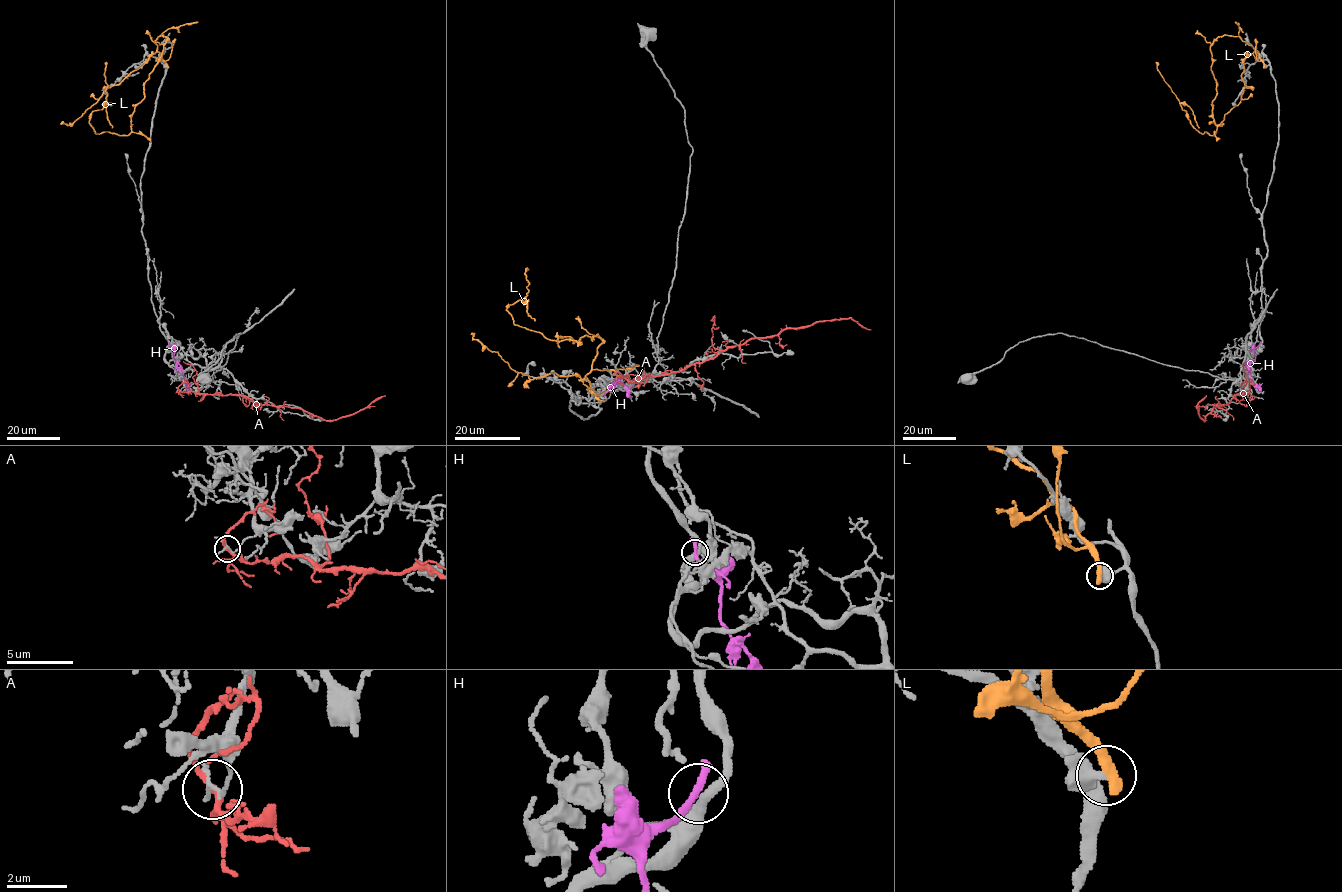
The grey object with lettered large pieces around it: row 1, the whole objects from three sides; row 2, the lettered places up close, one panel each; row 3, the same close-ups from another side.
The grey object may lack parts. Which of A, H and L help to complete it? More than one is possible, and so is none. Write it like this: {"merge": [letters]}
{"merge": []}

